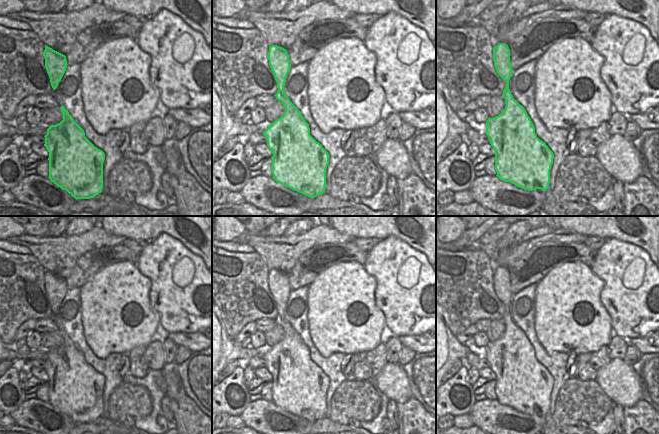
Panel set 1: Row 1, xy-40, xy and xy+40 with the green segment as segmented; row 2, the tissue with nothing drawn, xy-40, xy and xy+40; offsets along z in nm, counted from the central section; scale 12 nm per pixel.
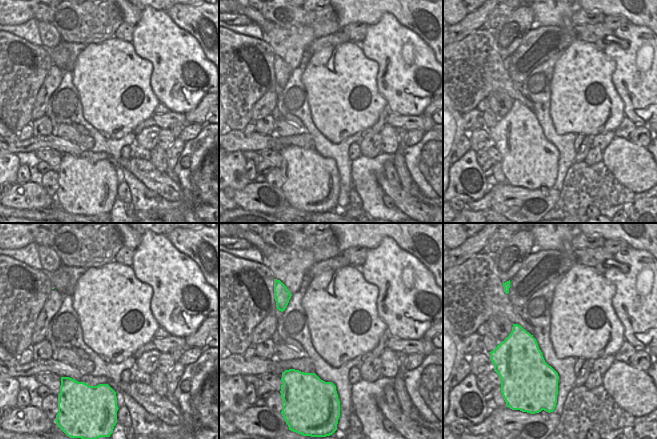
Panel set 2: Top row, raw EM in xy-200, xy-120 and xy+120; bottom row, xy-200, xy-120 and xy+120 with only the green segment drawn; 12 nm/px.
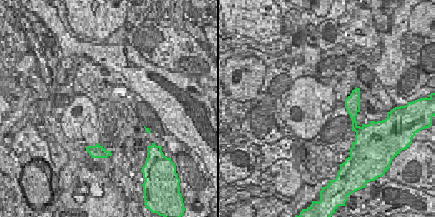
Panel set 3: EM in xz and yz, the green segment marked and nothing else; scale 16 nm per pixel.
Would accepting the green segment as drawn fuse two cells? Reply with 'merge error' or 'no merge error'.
no merge error

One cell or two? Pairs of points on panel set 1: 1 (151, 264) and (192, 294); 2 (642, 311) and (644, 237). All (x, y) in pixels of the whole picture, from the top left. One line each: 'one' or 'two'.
1: one
2: two

